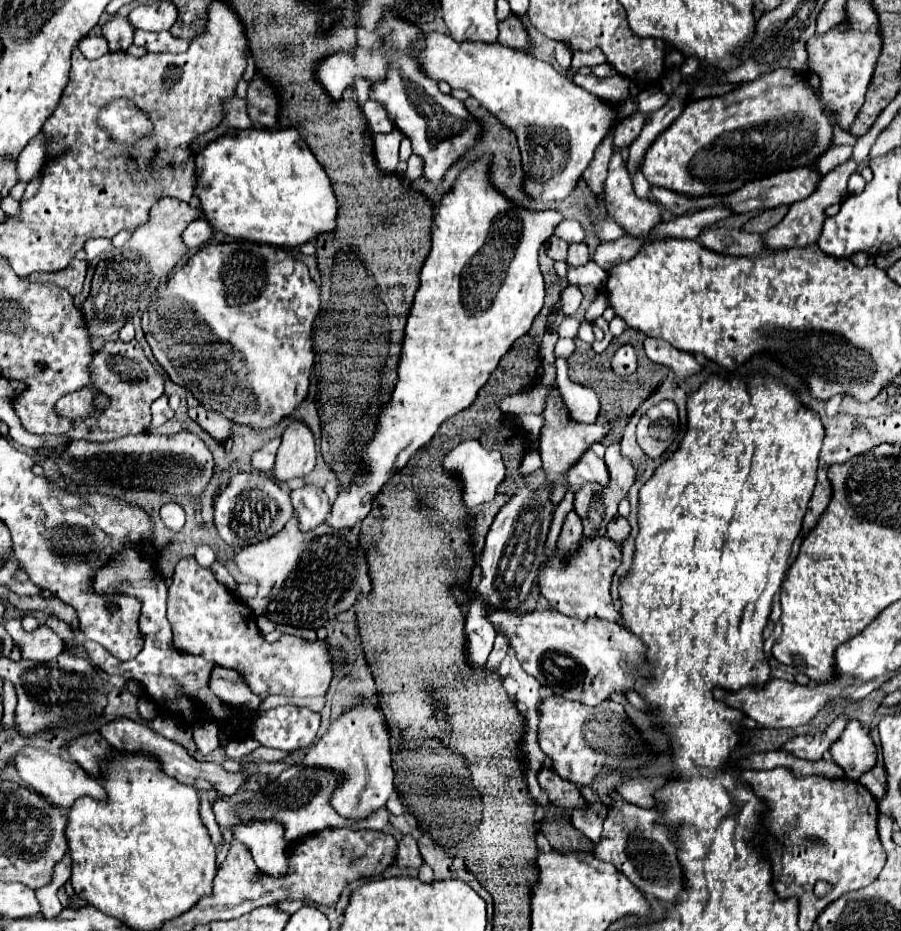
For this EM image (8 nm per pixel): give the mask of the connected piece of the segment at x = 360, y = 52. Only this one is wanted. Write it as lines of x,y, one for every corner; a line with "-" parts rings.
357,48
353,54
337,52
317,66
317,78
325,86
325,90
337,100
341,98
343,90
347,86
353,86
359,78
367,78
371,82
381,80
385,76
385,70
389,66
389,60
383,50
377,50
377,54
371,54
369,50

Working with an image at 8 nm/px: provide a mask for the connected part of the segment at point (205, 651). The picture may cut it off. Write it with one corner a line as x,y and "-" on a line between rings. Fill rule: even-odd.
193,556
179,560
179,564
175,568
173,582
171,582
169,596
167,596
167,620
171,622
173,646
177,650
203,656
205,660
221,664
223,668
233,668
233,670
241,672
243,678
247,680
249,688
263,698
267,698
269,694
297,696
297,698
327,694
327,688
333,678
333,666
329,662
327,644
321,640
309,642
309,640
303,640
297,636
289,636
289,634
285,634
285,638
279,638
275,644
267,644
259,636
255,614
241,600
237,600
233,594
229,596
229,590
215,580
213,572
201,568

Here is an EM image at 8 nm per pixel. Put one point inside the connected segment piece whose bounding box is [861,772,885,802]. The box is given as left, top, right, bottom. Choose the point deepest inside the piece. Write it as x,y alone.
873,785

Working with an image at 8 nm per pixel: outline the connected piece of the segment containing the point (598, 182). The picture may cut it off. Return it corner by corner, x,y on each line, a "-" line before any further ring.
609,134
603,140
603,144
597,148
591,166
583,172
587,186
591,188
591,192
595,192
597,198
601,198
601,194
603,194
603,184
607,180
607,164
609,164
609,158
611,158
613,152
615,150
613,150
613,144
611,144
611,134

